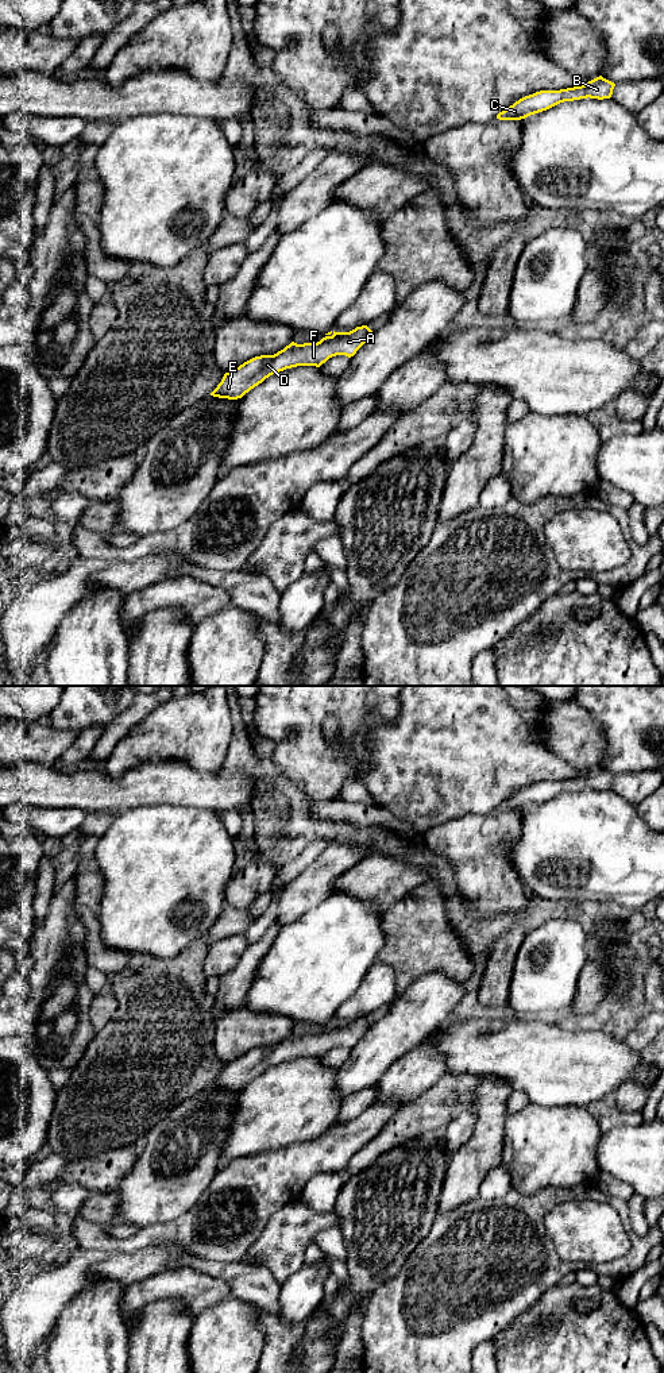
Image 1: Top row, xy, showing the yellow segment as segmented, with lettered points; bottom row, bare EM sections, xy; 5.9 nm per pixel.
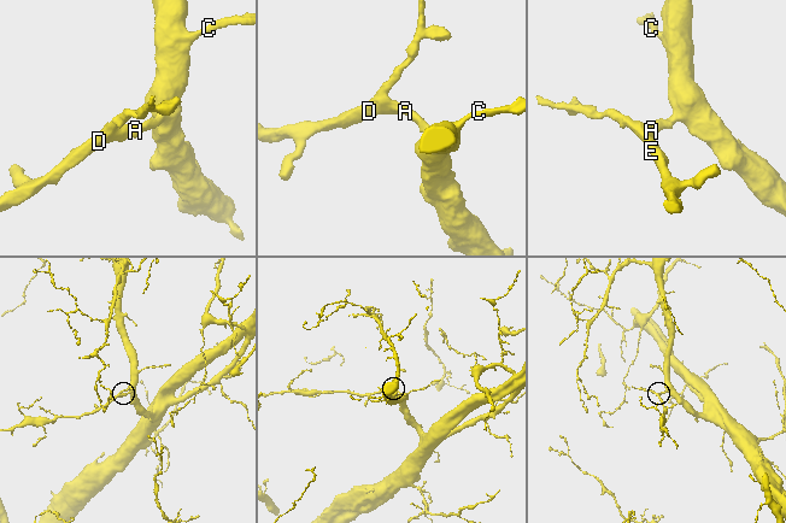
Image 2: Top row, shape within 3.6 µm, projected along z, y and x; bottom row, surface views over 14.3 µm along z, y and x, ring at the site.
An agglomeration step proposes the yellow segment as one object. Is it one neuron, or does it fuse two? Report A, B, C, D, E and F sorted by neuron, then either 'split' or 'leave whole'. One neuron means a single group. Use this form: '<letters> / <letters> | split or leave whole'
A B C D E F | leave whole

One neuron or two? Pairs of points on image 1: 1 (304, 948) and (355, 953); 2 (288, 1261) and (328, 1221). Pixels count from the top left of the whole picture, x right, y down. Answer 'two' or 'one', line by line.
1: one
2: one

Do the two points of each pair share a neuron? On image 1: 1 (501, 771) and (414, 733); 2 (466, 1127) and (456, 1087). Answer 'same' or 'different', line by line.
1: same
2: different

